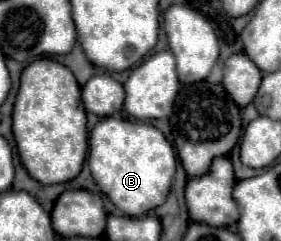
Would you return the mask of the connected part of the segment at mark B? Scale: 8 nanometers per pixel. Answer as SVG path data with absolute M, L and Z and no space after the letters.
M122 117L100 119L90 131L90 171L102 193L126 215L140 217L160 207L176 173L176 153L160 129Z

